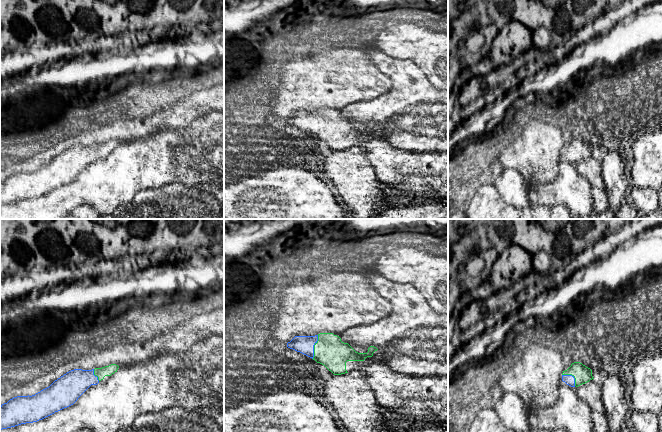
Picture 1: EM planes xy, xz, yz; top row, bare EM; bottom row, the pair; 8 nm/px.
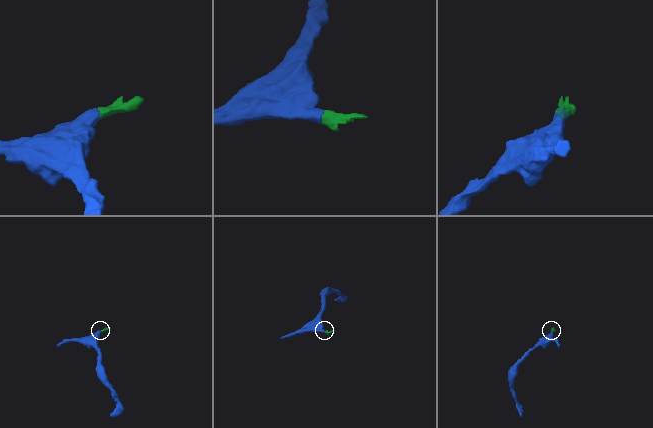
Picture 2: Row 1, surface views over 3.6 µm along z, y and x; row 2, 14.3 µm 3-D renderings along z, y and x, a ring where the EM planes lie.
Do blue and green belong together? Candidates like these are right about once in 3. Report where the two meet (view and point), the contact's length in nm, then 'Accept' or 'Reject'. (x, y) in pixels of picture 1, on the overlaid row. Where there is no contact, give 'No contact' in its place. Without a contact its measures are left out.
Touches blue at xz (313, 347). Shared border 200 nm. Accept

